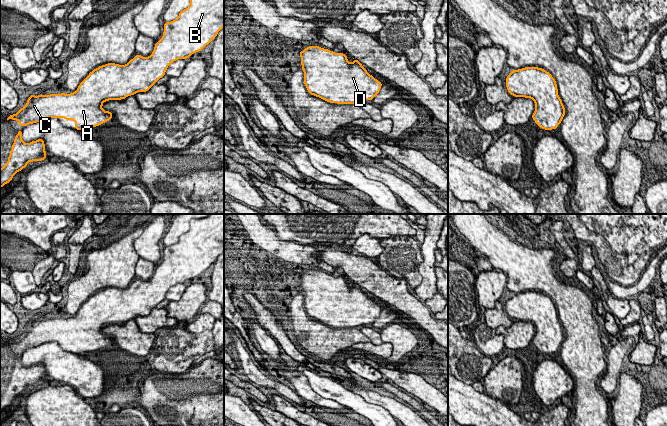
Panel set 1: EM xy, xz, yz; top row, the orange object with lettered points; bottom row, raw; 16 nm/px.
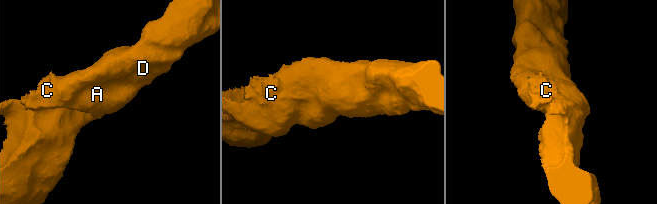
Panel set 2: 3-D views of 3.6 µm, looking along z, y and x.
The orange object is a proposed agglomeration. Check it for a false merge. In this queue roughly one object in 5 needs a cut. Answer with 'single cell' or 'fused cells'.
single cell

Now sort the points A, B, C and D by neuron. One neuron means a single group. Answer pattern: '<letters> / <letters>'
A B C D

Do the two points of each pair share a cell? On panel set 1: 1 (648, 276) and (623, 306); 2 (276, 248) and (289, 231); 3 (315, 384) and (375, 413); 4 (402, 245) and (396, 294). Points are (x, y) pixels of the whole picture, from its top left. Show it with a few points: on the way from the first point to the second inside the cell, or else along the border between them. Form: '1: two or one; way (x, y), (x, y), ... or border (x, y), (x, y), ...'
1: two; border (616, 297), (624, 299)
2: two; border (275, 229), (276, 234), (281, 239), (294, 242)
3: one; way (330, 389), (360, 406)
4: two; border (406, 280), (408, 283)

